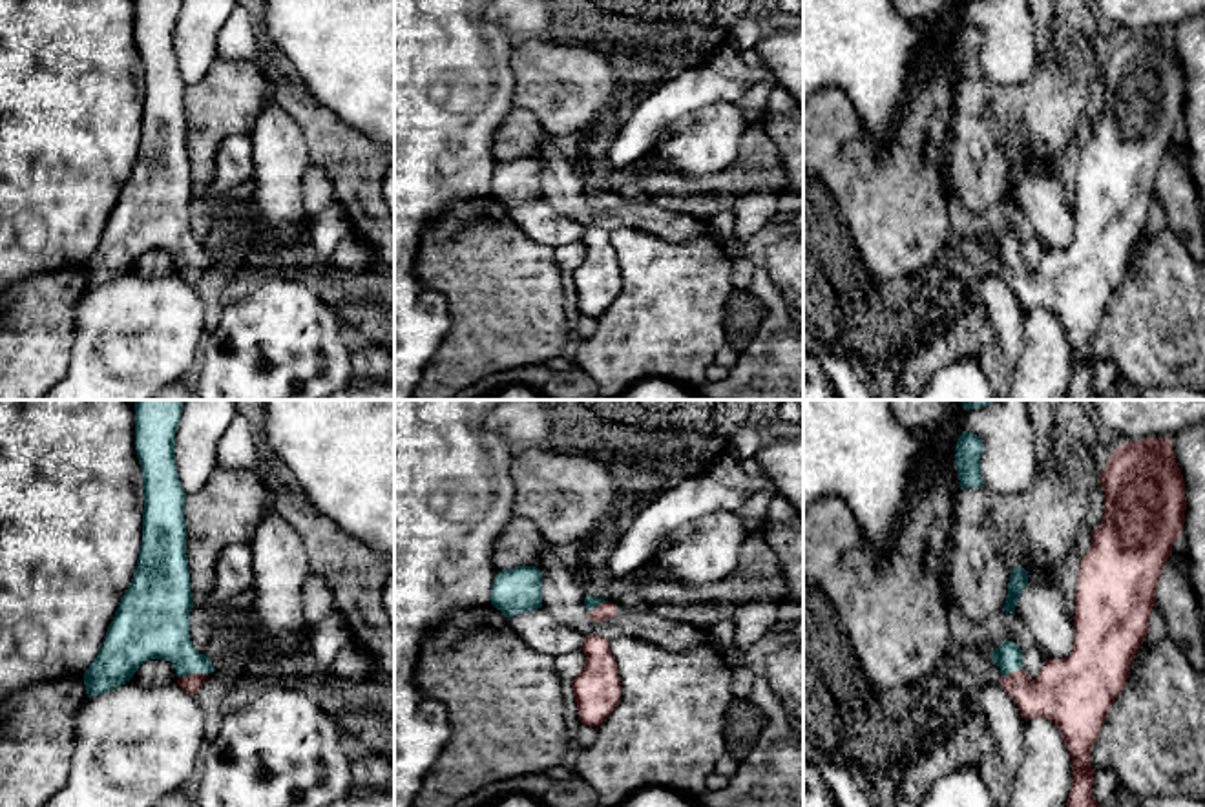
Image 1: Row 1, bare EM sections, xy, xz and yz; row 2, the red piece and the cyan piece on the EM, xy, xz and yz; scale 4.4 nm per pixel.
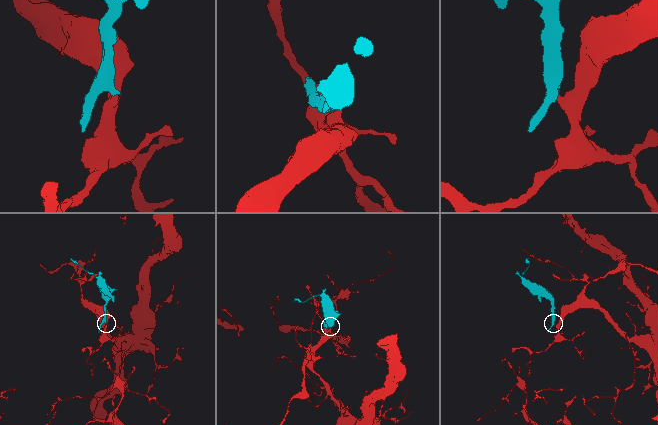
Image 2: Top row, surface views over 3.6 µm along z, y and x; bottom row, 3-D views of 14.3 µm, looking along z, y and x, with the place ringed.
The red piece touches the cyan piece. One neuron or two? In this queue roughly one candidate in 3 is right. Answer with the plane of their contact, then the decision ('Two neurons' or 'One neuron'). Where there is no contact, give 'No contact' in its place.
Touches red in xy. One neuron

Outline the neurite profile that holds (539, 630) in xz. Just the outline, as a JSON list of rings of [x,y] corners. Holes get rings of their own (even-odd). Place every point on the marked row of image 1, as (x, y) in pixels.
[[[546,608],[508,619],[513,632],[531,648],[553,657],[581,650],[586,635],[557,621]]]

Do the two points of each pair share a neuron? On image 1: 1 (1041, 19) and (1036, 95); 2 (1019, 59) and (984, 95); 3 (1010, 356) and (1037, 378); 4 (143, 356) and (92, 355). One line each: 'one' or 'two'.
1: two
2: two
3: two
4: one

